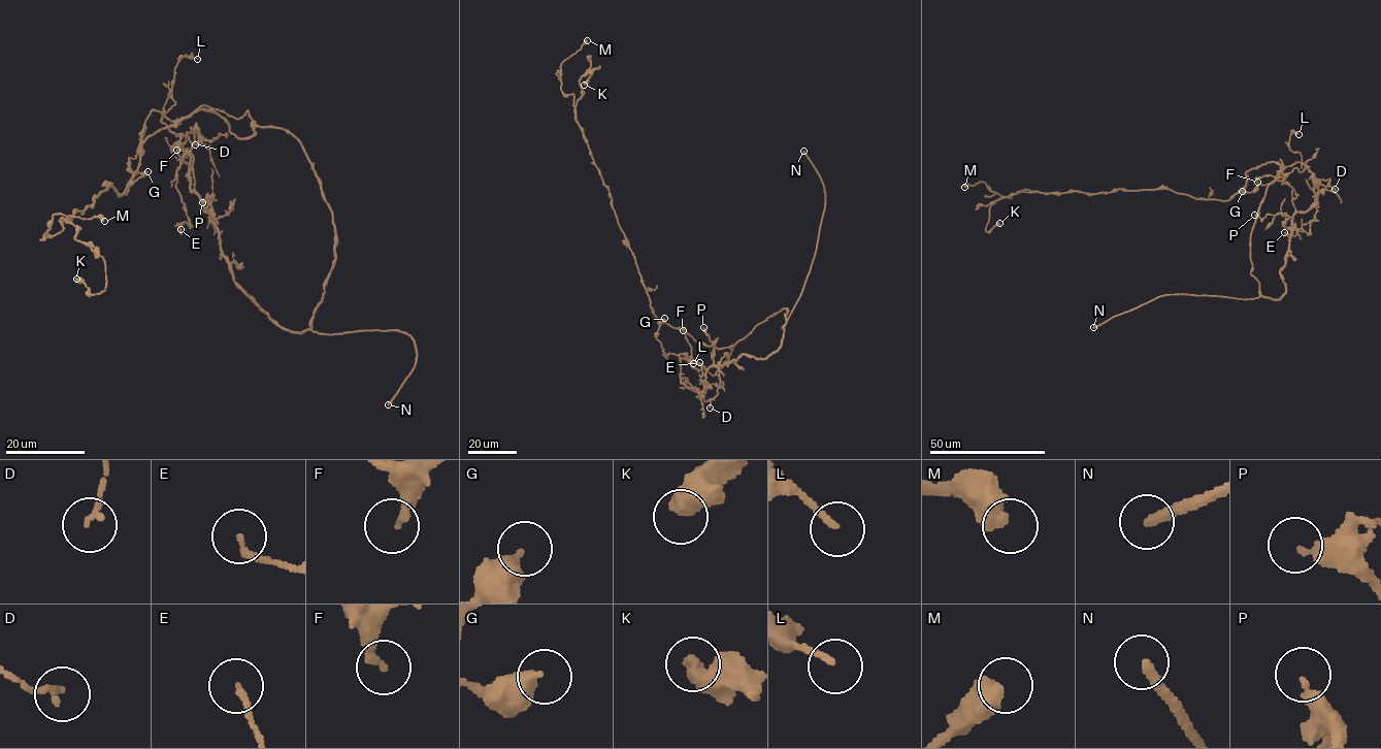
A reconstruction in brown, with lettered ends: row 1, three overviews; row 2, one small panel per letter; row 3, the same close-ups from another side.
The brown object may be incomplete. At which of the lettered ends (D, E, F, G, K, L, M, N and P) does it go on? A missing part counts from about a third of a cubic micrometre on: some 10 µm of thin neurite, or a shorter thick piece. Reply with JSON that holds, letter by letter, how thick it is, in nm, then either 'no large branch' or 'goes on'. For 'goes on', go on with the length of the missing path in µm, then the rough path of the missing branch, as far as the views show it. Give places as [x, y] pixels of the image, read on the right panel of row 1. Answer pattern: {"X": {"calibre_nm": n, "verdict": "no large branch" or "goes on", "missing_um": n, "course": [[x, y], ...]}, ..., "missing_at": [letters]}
{"D": {"calibre_nm": 160, "verdict": "no large branch"}, "E": {"calibre_nm": 170, "verdict": "no large branch"}, "F": {"calibre_nm": 220, "verdict": "no large branch"}, "G": {"calibre_nm": 480, "verdict": "no large branch"}, "K": {"calibre_nm": 500, "verdict": "no large branch"}, "L": {"calibre_nm": 170, "verdict": "no large branch"}, "M": {"calibre_nm": 600, "verdict": "no large branch"}, "N": {"calibre_nm": 280, "verdict": "goes on", "missing_um": 120}, "P": {"calibre_nm": 320, "verdict": "no large branch"}, "missing_at": ["N"]}

